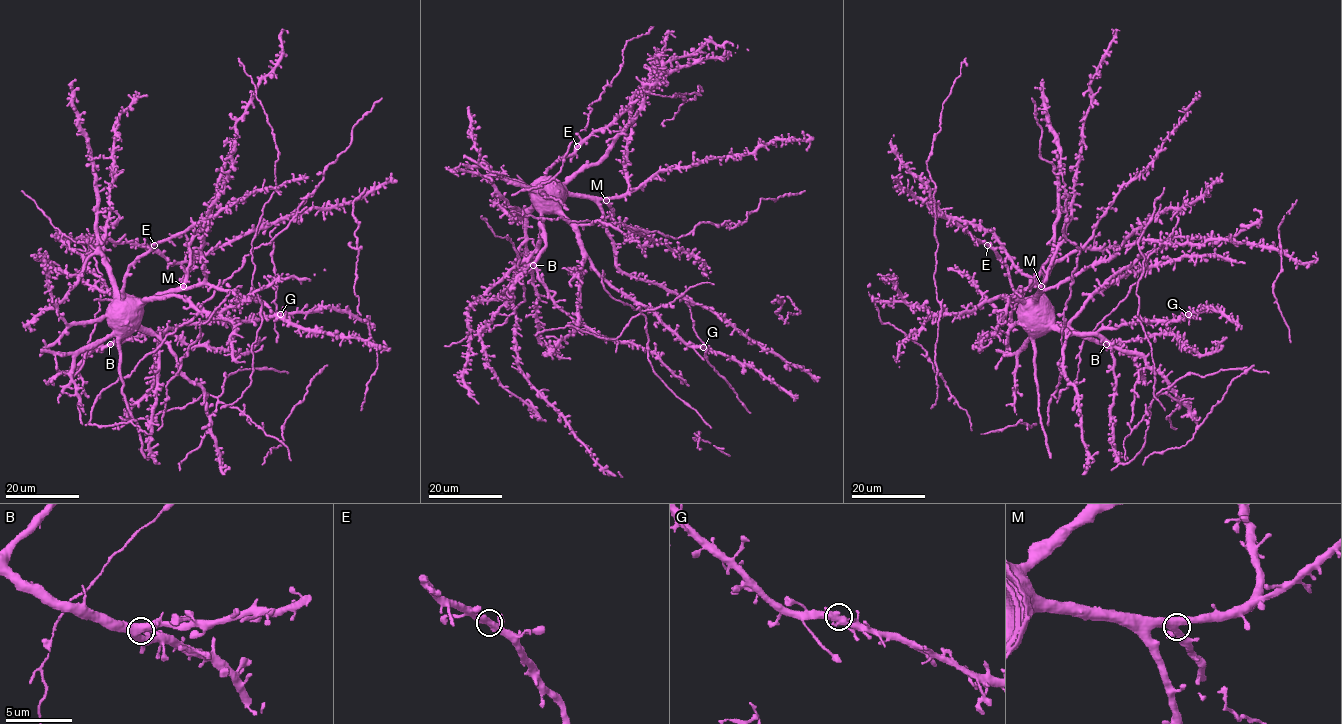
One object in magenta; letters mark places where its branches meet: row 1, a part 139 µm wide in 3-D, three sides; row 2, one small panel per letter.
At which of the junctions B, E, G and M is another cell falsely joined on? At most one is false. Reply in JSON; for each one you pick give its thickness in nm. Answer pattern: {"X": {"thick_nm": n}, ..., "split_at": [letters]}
{"split_at": []}

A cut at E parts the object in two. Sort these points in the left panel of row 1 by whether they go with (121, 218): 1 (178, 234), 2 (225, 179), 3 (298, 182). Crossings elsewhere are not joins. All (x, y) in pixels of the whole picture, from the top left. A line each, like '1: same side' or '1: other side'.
1: other side
2: same side
3: other side

